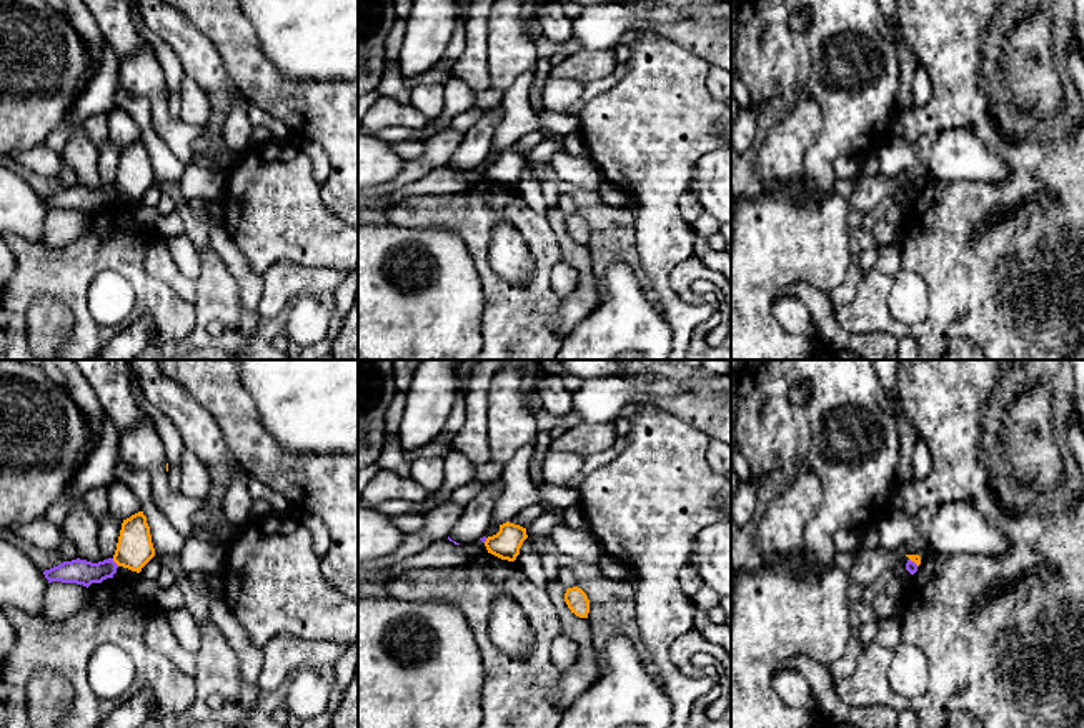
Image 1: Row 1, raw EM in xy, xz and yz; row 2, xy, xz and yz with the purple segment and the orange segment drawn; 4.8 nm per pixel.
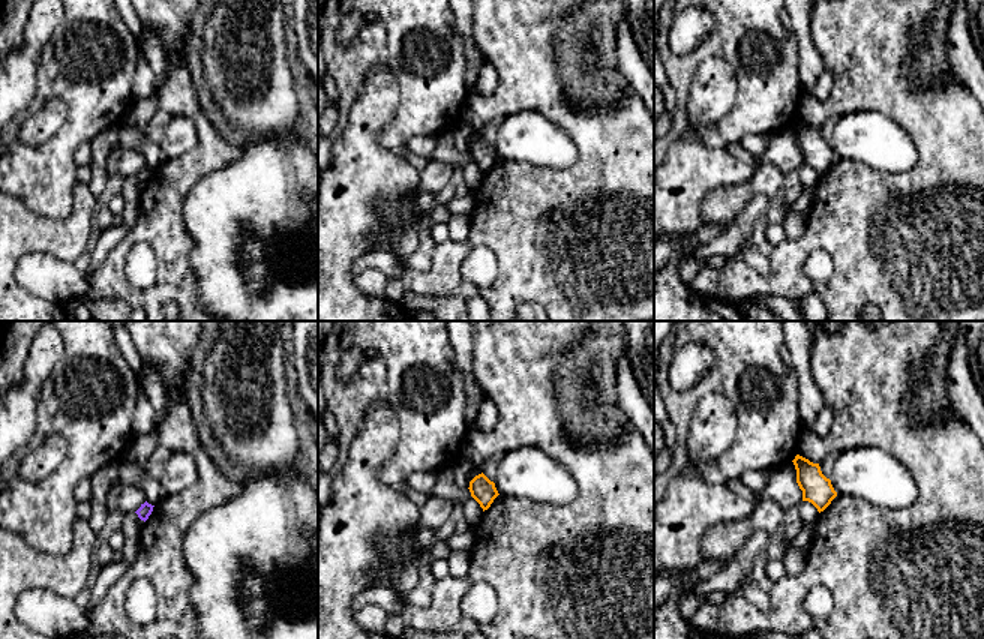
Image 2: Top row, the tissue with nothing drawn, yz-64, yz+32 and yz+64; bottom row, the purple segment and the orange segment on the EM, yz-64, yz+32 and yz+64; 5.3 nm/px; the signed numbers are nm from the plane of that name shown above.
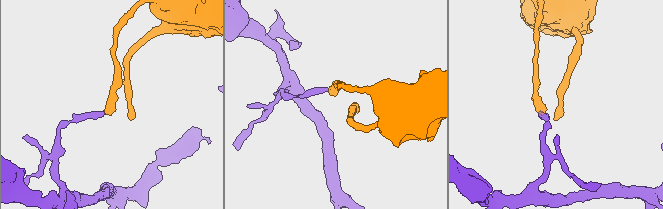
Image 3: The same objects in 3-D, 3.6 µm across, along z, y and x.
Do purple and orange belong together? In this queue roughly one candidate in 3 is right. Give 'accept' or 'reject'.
reject

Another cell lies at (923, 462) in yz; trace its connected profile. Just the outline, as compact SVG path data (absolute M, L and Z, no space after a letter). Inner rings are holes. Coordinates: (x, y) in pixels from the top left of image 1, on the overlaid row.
M917 438L912 458L914 480L917 481L926 478L931 473L931 470L932 470L932 456L929 453L929 448L921 438Z

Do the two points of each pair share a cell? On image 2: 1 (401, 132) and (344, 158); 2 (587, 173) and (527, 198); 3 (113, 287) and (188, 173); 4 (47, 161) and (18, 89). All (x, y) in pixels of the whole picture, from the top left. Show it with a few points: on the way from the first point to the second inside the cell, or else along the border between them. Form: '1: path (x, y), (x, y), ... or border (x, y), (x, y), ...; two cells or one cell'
1: border (396, 110), (378, 143), (407, 159); two cells
2: path (572, 188), (561, 198), (542, 198); one cell
3: path (116, 258), (161, 210), (162, 201); one cell
4: border (26, 113), (15, 116); two cells

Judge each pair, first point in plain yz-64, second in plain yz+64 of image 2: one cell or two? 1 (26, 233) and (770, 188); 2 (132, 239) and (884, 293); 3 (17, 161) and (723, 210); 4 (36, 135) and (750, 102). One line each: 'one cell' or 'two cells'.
1: two cells
2: one cell
3: two cells
4: two cells

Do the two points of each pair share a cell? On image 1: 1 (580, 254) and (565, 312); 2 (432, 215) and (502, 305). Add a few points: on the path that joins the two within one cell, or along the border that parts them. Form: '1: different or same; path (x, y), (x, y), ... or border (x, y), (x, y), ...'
1: same; path (583, 269), (583, 294), (580, 297)
2: same; path (458, 222), (478, 242), (482, 265), (488, 279)

